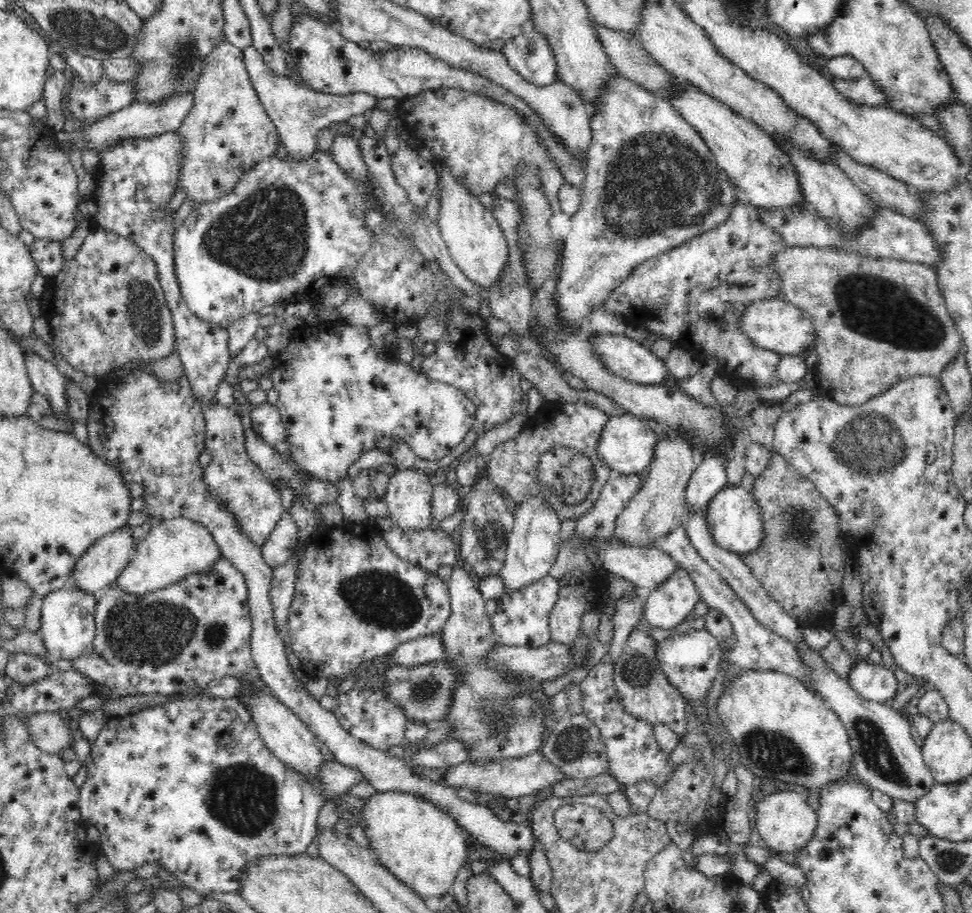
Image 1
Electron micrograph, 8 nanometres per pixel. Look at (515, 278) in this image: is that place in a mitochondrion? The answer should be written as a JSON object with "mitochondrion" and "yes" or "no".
{"mitochondrion":"yes"}

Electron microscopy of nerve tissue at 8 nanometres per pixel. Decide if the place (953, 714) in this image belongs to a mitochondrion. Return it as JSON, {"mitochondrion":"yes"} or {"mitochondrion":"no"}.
{"mitochondrion":"no"}

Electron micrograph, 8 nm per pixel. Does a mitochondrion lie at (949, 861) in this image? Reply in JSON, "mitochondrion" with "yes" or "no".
{"mitochondrion":"yes"}

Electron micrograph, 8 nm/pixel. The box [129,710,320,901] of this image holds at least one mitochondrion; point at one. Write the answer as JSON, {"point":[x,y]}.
{"point":[242,798]}

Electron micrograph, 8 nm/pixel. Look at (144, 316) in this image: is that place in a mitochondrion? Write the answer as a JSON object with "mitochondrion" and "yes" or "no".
{"mitochondrion":"yes"}

